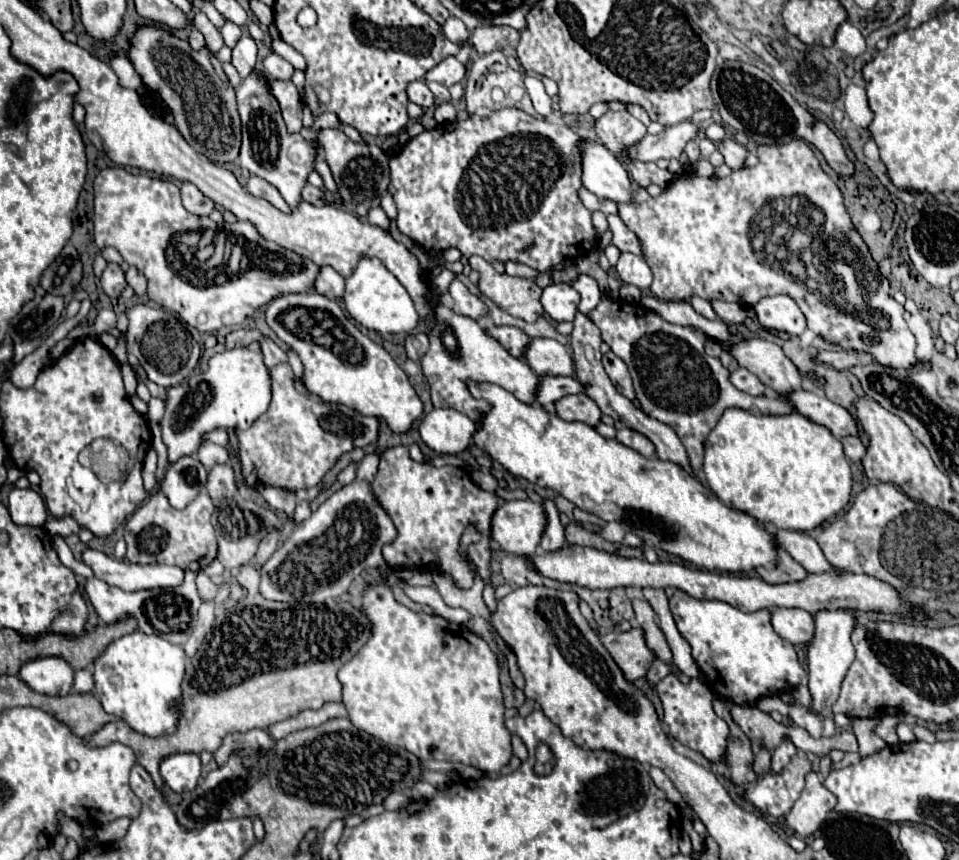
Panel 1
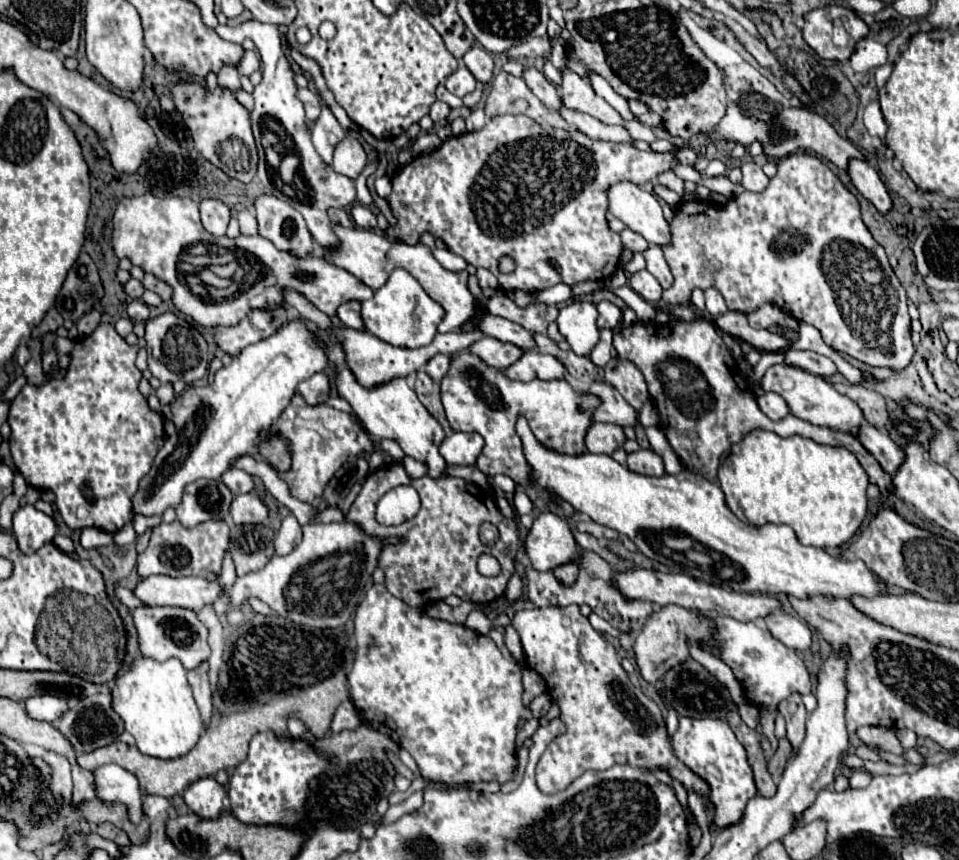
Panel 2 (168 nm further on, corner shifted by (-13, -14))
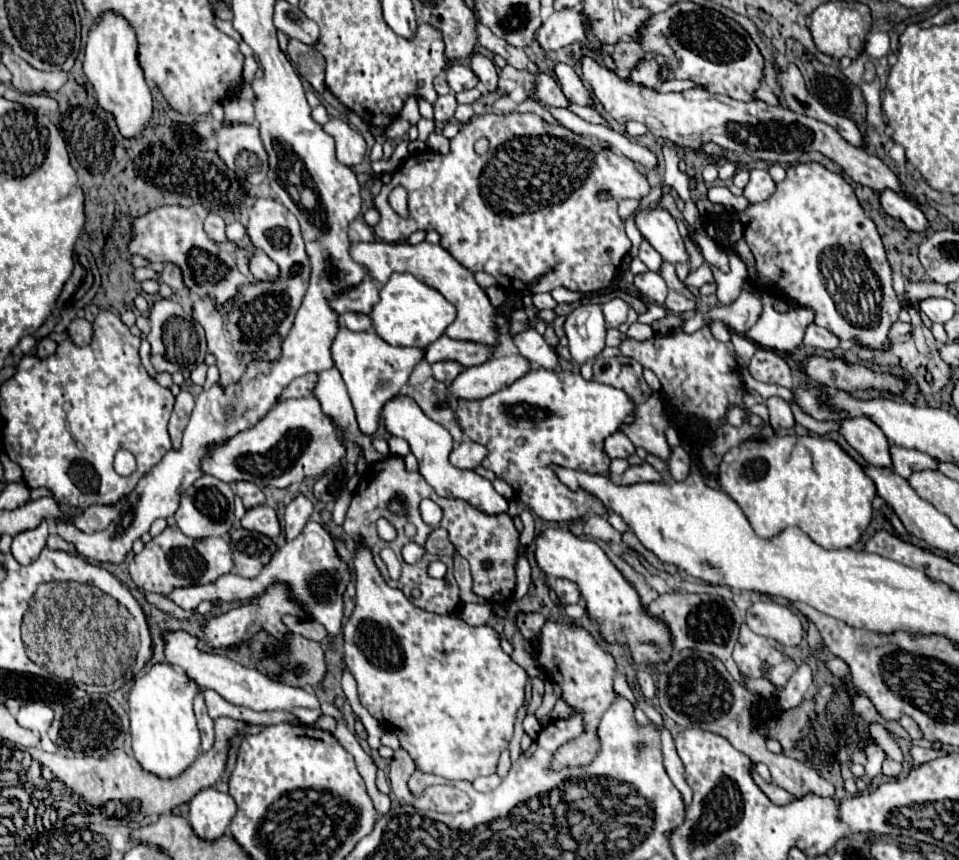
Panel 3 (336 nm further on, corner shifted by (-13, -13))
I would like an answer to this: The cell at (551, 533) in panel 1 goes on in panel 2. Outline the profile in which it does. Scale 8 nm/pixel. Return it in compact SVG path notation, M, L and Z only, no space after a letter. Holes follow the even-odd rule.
M567 562L567 564L561 564L561 566L557 566L553 570L553 574L557 576L557 580L561 580L563 584L571 584L577 578L577 572L579 572L577 562Z

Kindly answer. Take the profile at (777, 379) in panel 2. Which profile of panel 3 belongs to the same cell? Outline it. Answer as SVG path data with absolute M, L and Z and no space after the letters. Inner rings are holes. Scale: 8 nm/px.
M867 417L841 421L841 435L869 465L891 469L891 445L873 421L867 421Z

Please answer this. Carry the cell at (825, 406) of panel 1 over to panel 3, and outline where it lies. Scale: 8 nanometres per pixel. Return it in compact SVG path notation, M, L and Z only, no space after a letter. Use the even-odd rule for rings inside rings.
M891 445L891 459L893 459L893 471L903 479L909 479L911 473L915 471L937 469L937 461L933 457L927 457L925 453L913 449L899 449L897 445Z

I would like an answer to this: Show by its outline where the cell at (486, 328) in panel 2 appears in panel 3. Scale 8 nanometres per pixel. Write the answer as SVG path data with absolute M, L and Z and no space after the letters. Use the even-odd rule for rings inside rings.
M535 329L519 333L513 341L525 359L541 365L543 369L555 369L559 365L559 357L555 349L551 349Z

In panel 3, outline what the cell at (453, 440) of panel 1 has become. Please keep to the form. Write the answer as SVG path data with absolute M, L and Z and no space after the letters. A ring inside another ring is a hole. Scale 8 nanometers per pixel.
M463 441L453 449L451 463L459 469L475 469L481 465L485 455L487 455L487 449L483 445L473 441Z

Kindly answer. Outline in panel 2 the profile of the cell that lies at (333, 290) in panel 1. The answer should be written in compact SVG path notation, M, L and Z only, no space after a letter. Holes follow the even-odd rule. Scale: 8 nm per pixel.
M347 300L343 302L339 308L337 308L337 316L341 318L341 322L349 328L363 328L363 320L361 320L361 314L359 314L359 302L357 300Z

